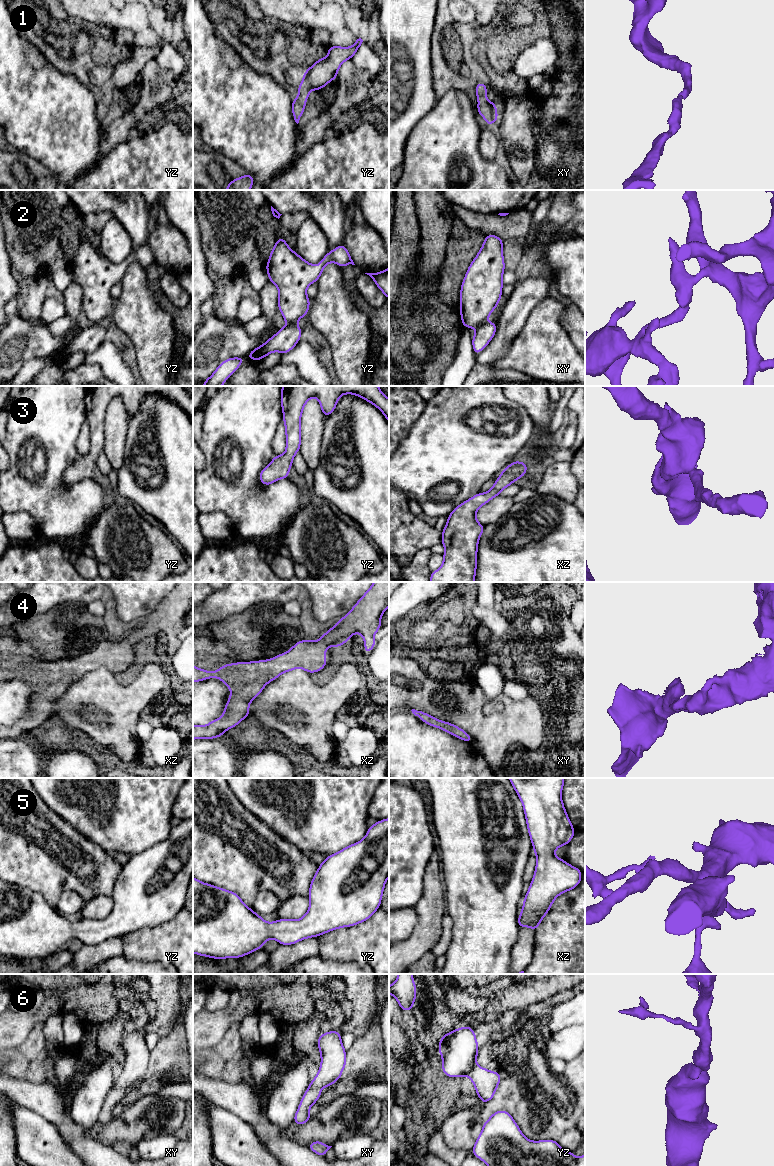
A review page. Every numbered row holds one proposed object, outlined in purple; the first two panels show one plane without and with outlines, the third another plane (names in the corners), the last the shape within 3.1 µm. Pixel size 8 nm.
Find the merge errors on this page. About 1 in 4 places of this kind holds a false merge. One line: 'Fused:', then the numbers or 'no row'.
Fused: 2

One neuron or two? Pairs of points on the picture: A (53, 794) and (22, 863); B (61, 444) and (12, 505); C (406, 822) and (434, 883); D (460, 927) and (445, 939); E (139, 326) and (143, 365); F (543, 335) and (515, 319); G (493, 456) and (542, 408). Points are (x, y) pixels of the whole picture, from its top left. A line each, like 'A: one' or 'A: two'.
A: two
B: one
C: two
D: two
E: one
F: two
G: two

